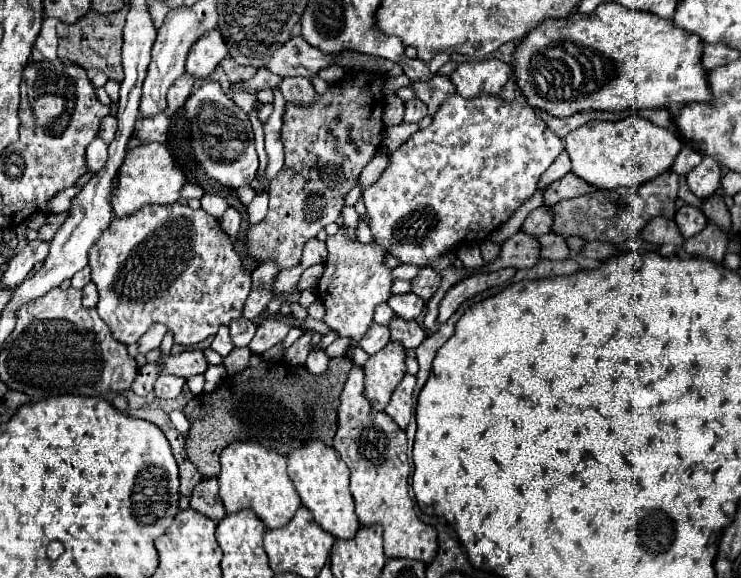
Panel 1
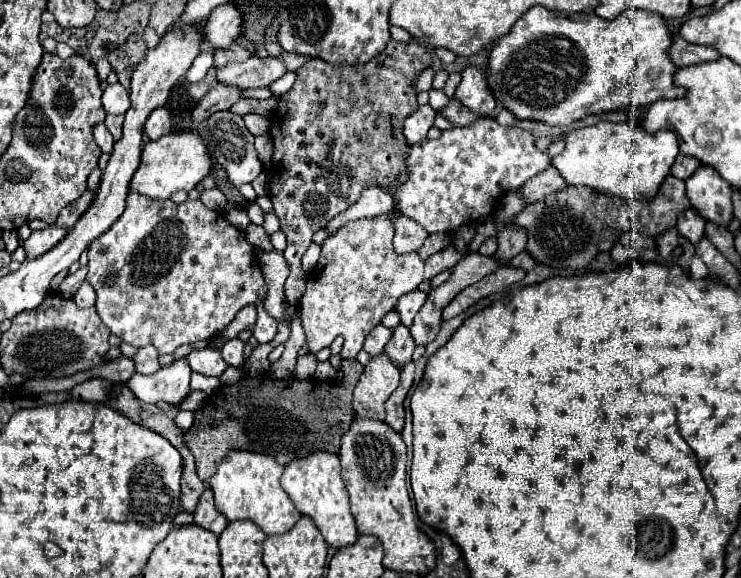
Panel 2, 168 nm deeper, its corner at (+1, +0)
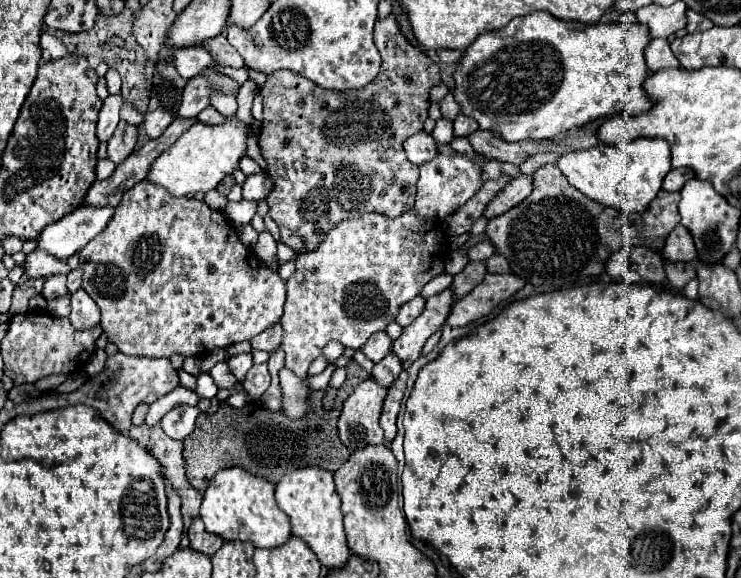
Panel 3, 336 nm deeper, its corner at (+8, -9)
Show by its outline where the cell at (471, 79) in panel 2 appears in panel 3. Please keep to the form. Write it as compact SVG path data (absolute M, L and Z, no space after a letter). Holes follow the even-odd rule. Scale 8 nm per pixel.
M459 114L457 118L455 118L455 122L453 122L453 134L455 136L467 136L467 134L473 134L475 130L477 130L479 126L477 126L477 122L473 122L473 118L469 118L469 116L465 116L465 114Z

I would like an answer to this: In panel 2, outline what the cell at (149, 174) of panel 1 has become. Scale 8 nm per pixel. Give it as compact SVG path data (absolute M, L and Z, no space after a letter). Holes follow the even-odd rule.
M170 133L160 141L150 141L144 145L140 167L130 181L130 191L142 193L156 201L166 201L176 191L192 191L202 181L202 177L208 175L210 165L210 155L196 133Z

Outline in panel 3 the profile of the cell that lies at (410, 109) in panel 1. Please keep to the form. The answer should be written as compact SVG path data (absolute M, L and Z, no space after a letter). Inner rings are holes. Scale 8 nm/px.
M417 132L415 136L407 138L403 146L405 146L407 158L417 166L423 166L423 162L431 162L431 158L437 156L437 144L427 132Z

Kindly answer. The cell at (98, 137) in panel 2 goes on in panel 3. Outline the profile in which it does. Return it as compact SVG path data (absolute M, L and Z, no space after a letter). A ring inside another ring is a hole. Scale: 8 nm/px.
M109 94L103 102L103 108L99 112L99 122L97 122L97 136L99 140L109 140L117 122L119 122L119 108L123 104L121 94Z

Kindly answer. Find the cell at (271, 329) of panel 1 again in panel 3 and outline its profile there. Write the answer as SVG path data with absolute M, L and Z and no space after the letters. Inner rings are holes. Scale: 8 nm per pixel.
M273 324L267 330L263 330L261 334L257 334L255 338L251 338L251 346L253 346L253 350L275 352L277 348L281 348L281 340L283 340L283 328L281 328L281 324Z

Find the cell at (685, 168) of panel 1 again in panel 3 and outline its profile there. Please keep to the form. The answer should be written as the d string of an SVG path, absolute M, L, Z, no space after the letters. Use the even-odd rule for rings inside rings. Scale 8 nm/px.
M673 168L673 170L665 176L665 180L663 180L663 188L665 188L667 192L679 192L679 190L685 186L685 182L691 180L693 176L695 176L695 174L693 174L691 168Z

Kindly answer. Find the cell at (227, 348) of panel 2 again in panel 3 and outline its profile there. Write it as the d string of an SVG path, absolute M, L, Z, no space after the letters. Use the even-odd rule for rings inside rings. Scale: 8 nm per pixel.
M237 354L237 356L231 356L227 360L227 364L229 364L231 372L235 374L235 378L243 380L245 374L247 374L247 370L253 366L253 360L251 360L251 354Z

